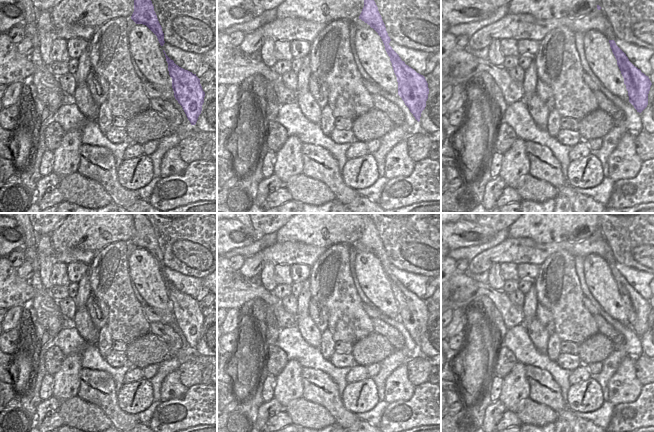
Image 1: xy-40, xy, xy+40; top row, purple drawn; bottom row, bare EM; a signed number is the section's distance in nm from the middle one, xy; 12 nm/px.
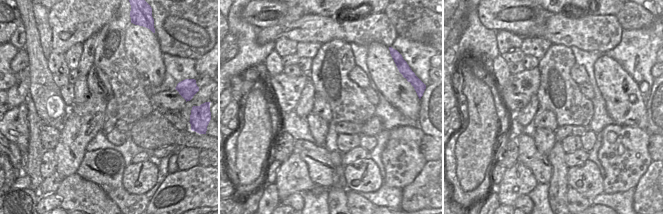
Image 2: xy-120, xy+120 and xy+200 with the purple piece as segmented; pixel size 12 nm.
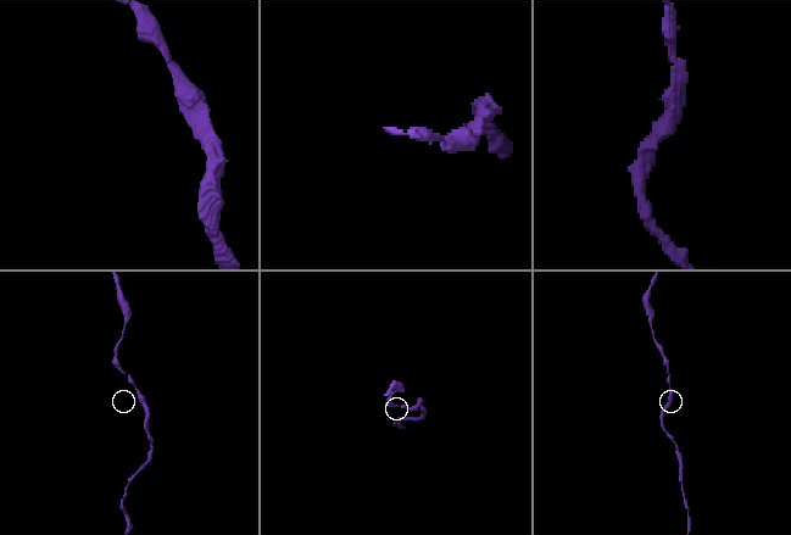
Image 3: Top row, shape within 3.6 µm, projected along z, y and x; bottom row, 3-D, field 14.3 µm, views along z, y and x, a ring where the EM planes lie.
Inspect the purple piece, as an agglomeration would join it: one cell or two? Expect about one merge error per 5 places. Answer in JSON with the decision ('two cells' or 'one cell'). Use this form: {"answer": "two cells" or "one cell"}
{"answer": "one cell"}

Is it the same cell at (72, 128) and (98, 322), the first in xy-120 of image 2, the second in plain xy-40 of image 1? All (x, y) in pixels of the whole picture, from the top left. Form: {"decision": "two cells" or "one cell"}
{"decision": "two cells"}

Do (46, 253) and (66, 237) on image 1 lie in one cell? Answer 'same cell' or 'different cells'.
different cells

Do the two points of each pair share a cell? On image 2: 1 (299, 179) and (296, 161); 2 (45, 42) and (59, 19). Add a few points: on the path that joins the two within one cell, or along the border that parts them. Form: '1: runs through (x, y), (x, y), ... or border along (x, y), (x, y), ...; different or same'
1: runs through (296, 175), (296, 165); same
2: border along (47, 10), (47, 23), (51, 30), (52, 50); different

